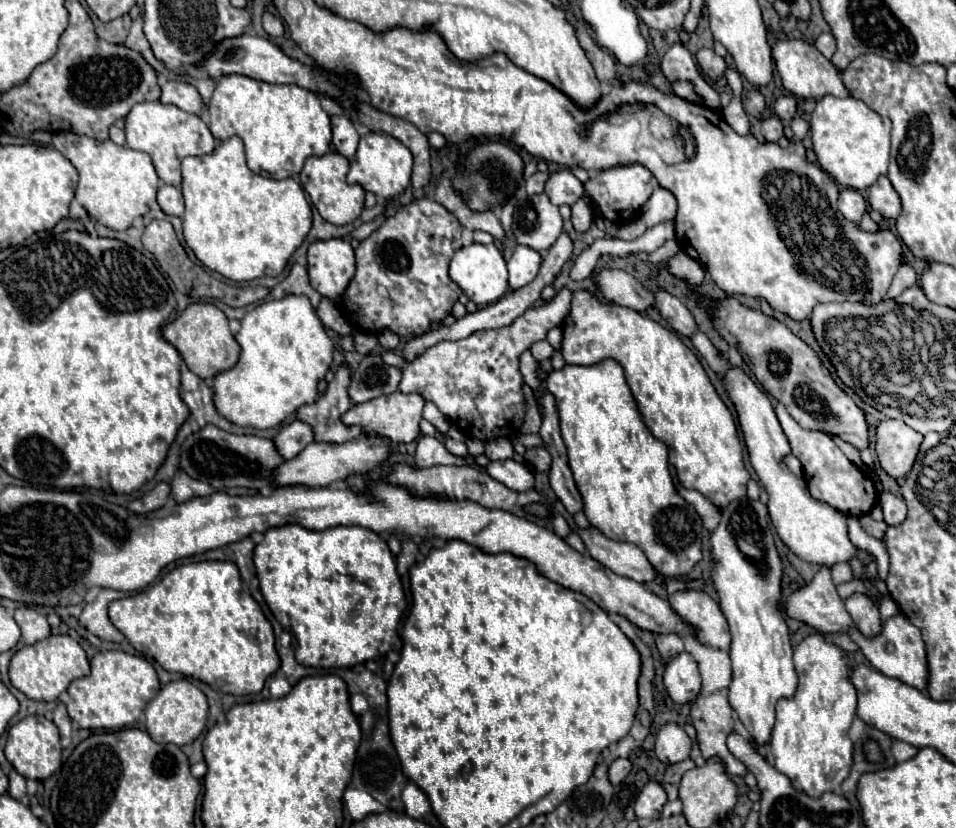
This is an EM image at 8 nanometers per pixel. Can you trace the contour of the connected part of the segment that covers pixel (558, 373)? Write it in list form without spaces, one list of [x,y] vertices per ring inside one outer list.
[[[604,358],[590,366],[566,364],[546,376],[546,388],[556,400],[560,430],[568,450],[568,464],[582,494],[588,522],[610,540],[636,544],[660,576],[686,576],[702,558],[704,524],[696,508],[678,496],[668,470],[668,446],[656,440],[644,426],[634,396],[624,380],[622,366],[614,358]]]

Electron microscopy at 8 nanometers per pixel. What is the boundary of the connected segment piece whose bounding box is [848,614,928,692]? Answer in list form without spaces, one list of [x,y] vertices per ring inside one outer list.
[[[896,614],[892,618],[886,620],[884,624],[884,632],[872,640],[858,636],[858,630],[848,630],[848,636],[860,646],[860,650],[864,652],[864,656],[870,660],[870,664],[880,670],[882,674],[890,676],[890,678],[898,678],[914,688],[918,688],[920,692],[926,692],[928,686],[928,662],[926,662],[926,650],[924,650],[924,640],[920,636],[920,630],[916,626],[912,626],[912,622],[908,622],[908,618],[904,618],[902,614]]]

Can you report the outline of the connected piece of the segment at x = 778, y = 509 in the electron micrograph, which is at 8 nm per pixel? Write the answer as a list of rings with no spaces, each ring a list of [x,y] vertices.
[[[730,368],[724,378],[726,390],[736,406],[738,422],[744,434],[744,442],[750,454],[750,464],[756,470],[760,482],[764,484],[768,492],[768,514],[772,520],[772,526],[776,528],[780,540],[802,560],[820,564],[820,566],[834,566],[838,562],[848,562],[854,552],[860,554],[860,560],[864,564],[870,562],[868,552],[860,552],[850,540],[846,532],[846,516],[838,512],[836,508],[816,500],[810,496],[806,482],[802,478],[796,478],[786,464],[782,462],[782,456],[790,452],[788,440],[778,424],[778,418],[774,414],[774,408],[768,400],[768,394],[760,390],[750,376],[744,374],[742,368]]]

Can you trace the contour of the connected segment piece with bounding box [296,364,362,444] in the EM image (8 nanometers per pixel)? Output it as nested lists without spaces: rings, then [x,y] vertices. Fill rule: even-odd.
[[[346,364],[338,366],[336,376],[328,382],[326,392],[310,406],[300,406],[296,410],[296,418],[314,430],[314,442],[328,444],[344,444],[362,434],[360,426],[344,426],[340,416],[352,406],[348,398],[348,382],[350,372]]]

